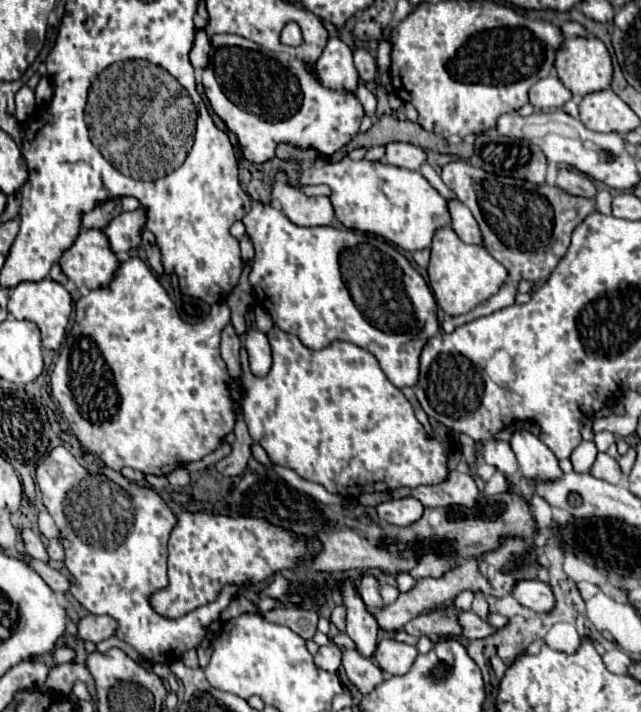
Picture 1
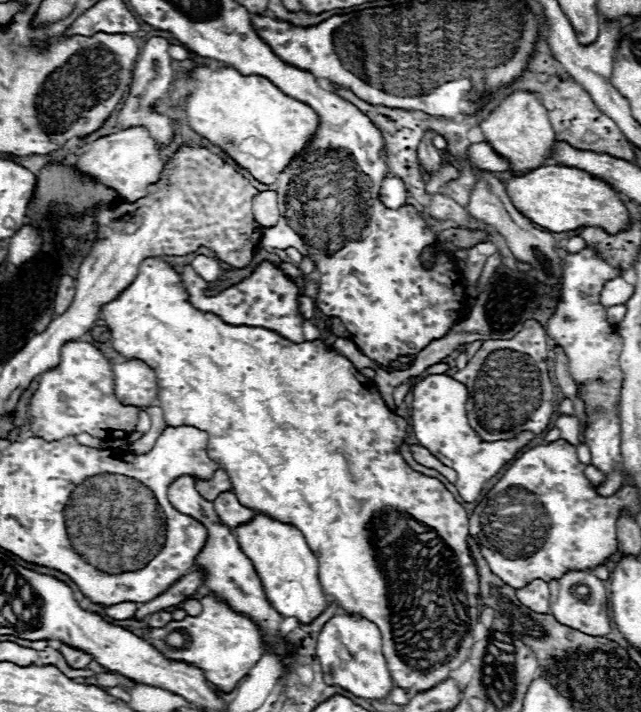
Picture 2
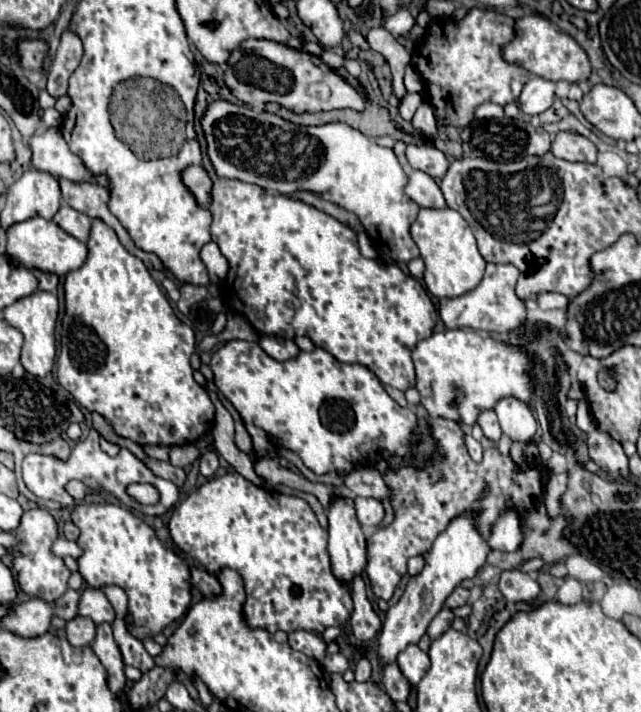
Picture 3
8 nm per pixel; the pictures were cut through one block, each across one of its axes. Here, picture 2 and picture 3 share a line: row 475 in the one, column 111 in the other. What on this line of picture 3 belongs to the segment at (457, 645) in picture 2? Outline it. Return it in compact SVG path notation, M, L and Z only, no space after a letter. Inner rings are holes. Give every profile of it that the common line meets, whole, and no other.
M94 218L92 220L92 230L90 230L90 236L88 236L86 246L88 246L88 258L82 264L82 268L68 272L66 278L64 278L66 312L64 312L64 318L62 318L62 332L66 332L66 334L62 334L62 338L60 338L60 356L56 360L56 378L58 378L58 382L74 396L74 400L78 404L82 404L84 410L88 410L88 412L100 412L114 426L114 430L118 434L132 438L140 446L144 446L144 444L166 444L166 446L174 446L174 444L186 444L186 442L192 444L194 440L198 440L200 436L204 436L212 428L212 422L214 422L214 406L212 406L208 394L204 392L204 388L200 384L196 384L196 380L192 378L190 356L194 354L194 348L196 348L194 334L190 334L190 328L176 318L176 314L174 314L172 306L168 304L164 292L152 280L152 276L146 270L146 266L142 264L142 260L136 258L136 256L132 256L120 244L120 240L116 238L116 232L106 222L100 222L100 218Z

